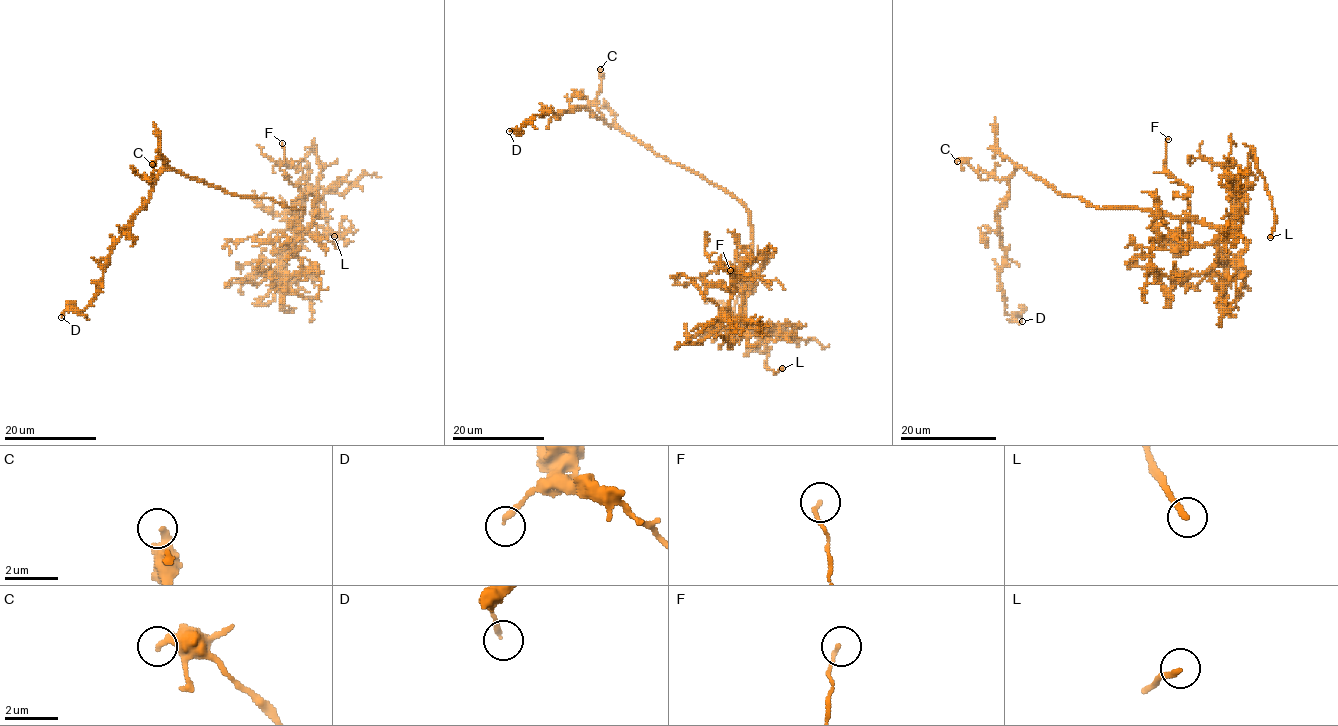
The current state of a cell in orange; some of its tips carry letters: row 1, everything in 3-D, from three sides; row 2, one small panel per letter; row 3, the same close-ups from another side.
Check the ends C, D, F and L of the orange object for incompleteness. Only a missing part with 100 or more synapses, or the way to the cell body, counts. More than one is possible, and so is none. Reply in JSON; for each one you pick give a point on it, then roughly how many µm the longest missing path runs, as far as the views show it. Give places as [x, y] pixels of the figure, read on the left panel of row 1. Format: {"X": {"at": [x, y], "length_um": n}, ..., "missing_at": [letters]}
{"L": {"at": [334, 236], "length_um": 25}, "missing_at": ["L"]}

